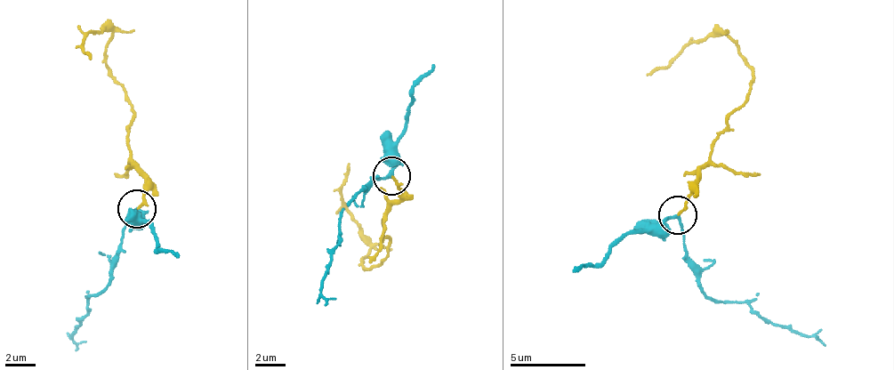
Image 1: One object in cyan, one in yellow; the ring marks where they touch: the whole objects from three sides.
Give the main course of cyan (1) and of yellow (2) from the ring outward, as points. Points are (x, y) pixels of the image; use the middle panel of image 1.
1: (392, 175), (376, 180), (376, 177), (342, 213), (342, 229), (329, 256), (322, 296), (326, 306)
2: (392, 175), (400, 194), (382, 217), (387, 253), (368, 269), (361, 264), (369, 247), (342, 197), (350, 164)

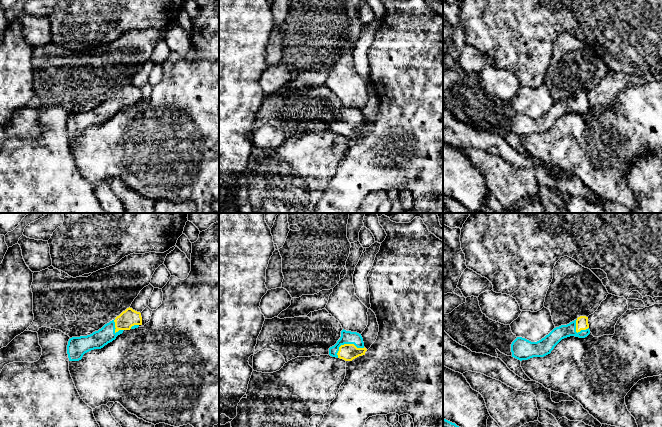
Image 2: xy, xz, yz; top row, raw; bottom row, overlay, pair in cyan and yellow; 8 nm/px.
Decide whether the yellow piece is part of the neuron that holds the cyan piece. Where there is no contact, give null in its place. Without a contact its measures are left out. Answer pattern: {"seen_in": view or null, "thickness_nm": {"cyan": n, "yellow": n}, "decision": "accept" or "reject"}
{"seen_in": "xz", "thickness_nm": {"cyan": 110, "yellow": 140}, "decision": "accept"}

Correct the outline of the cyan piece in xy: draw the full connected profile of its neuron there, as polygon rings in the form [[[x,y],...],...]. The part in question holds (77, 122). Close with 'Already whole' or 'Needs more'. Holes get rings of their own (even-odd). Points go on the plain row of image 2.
[[[130,83],[127,84],[98,107],[87,112],[70,114],[67,121],[69,137],[81,136],[85,129],[94,125],[103,124],[115,116],[124,106],[135,105],[140,101],[142,101],[141,89]]]. Needs more

